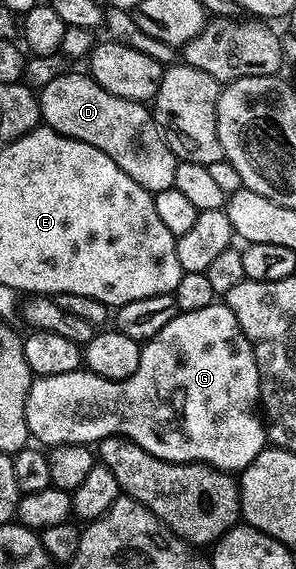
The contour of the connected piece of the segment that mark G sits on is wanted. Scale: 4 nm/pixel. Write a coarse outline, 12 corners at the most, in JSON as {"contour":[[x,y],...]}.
{"contour":[[227,303],[177,312],[125,381],[36,377],[41,446],[129,437],[242,471],[260,368]]}

